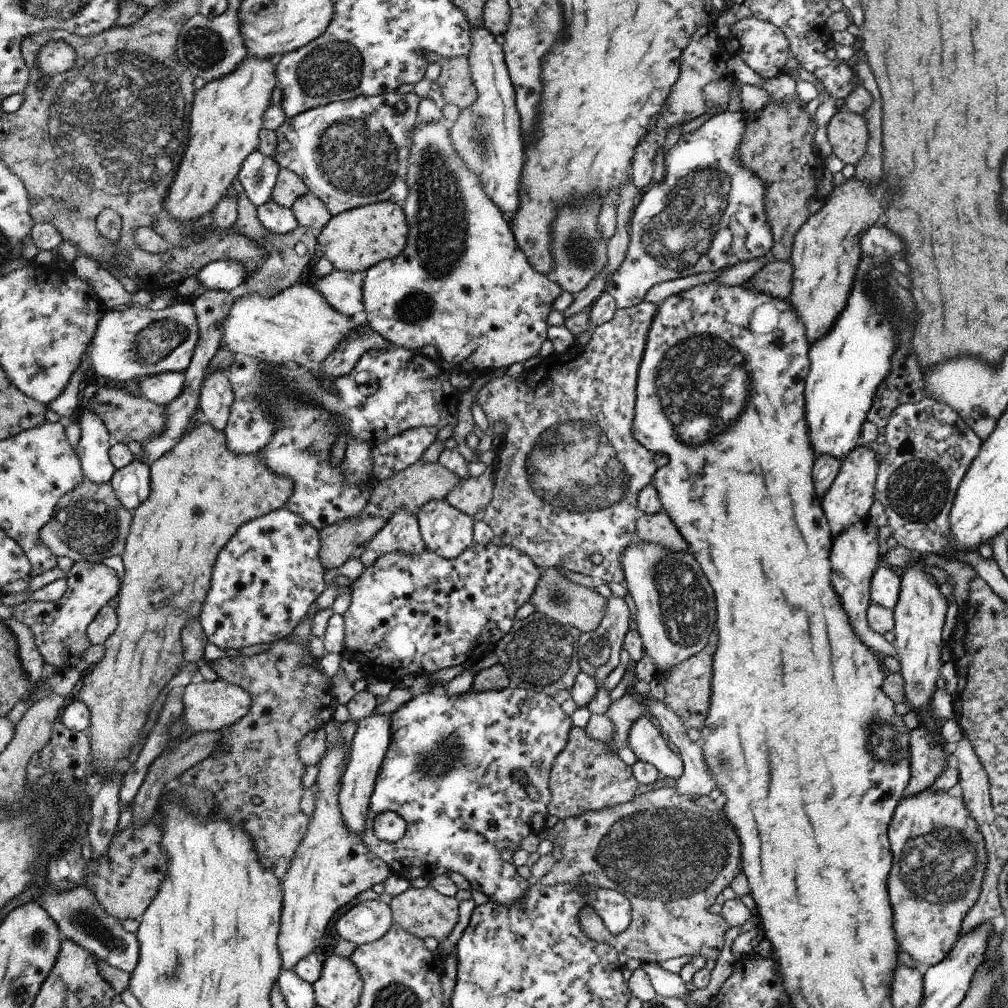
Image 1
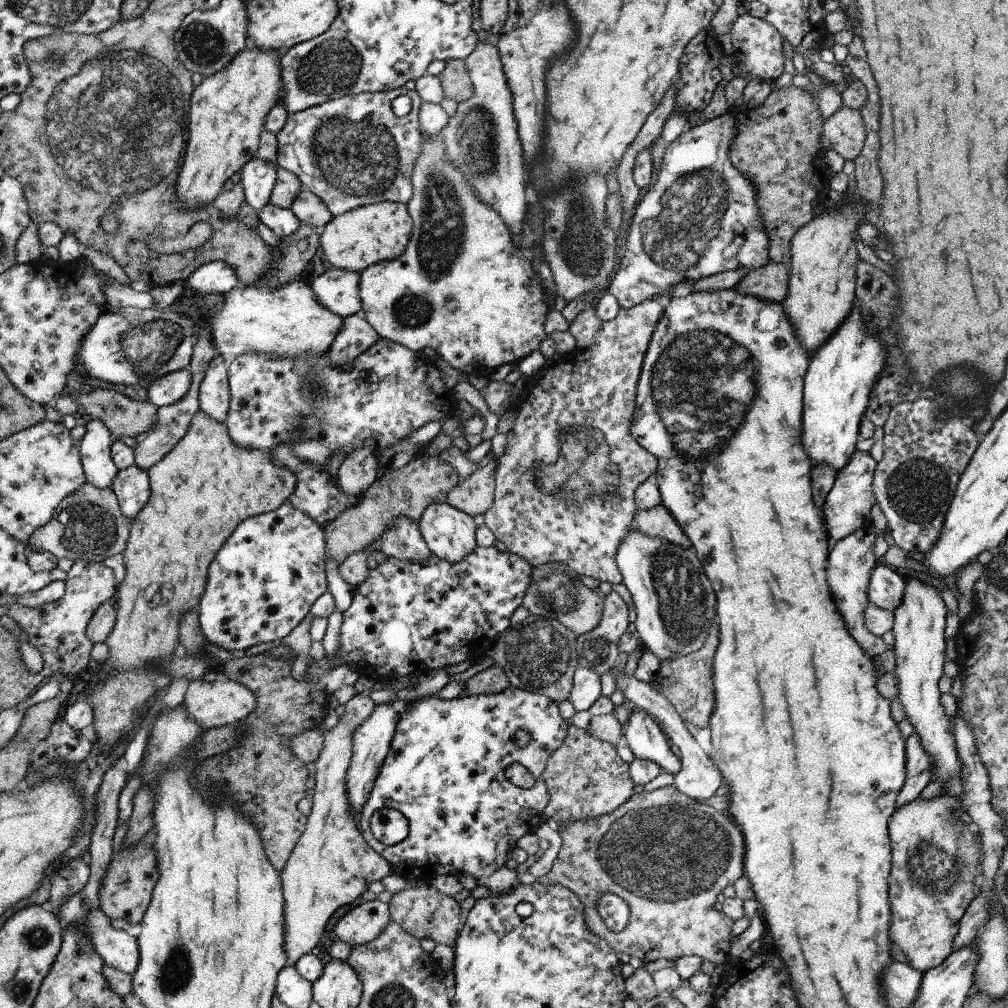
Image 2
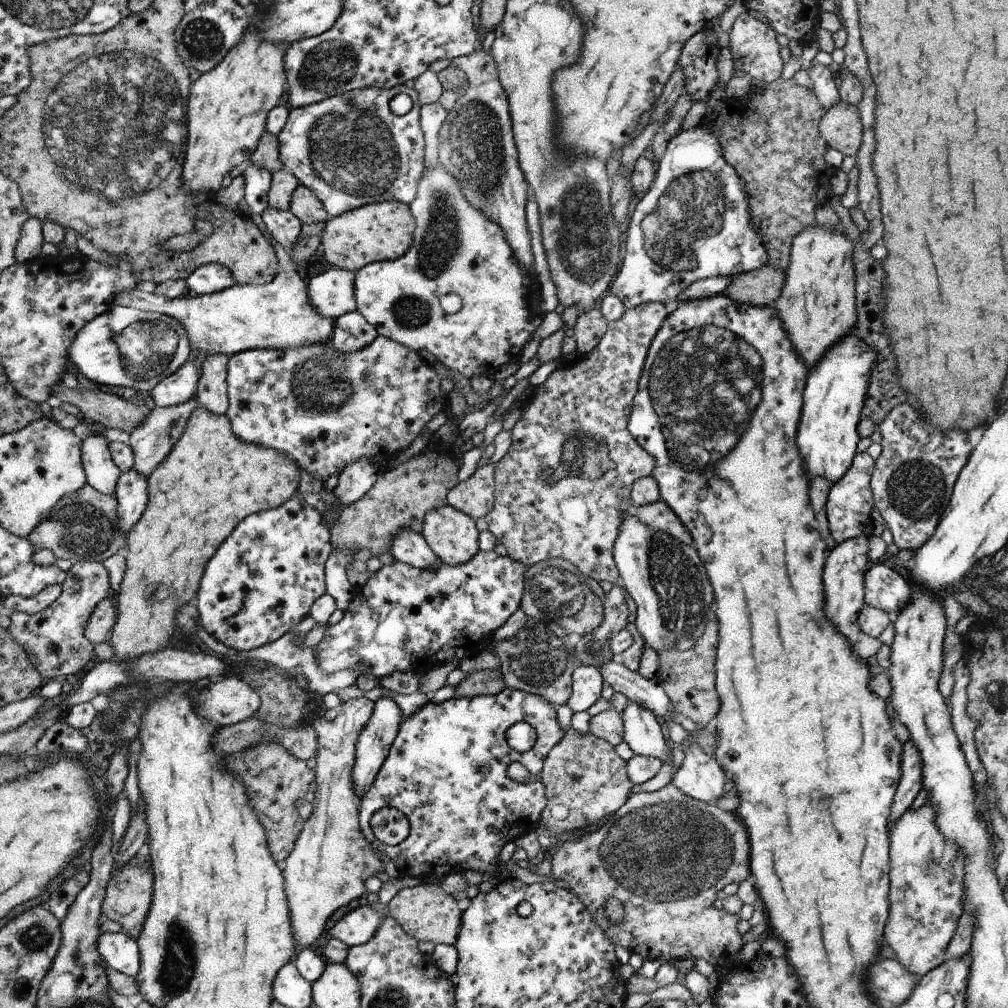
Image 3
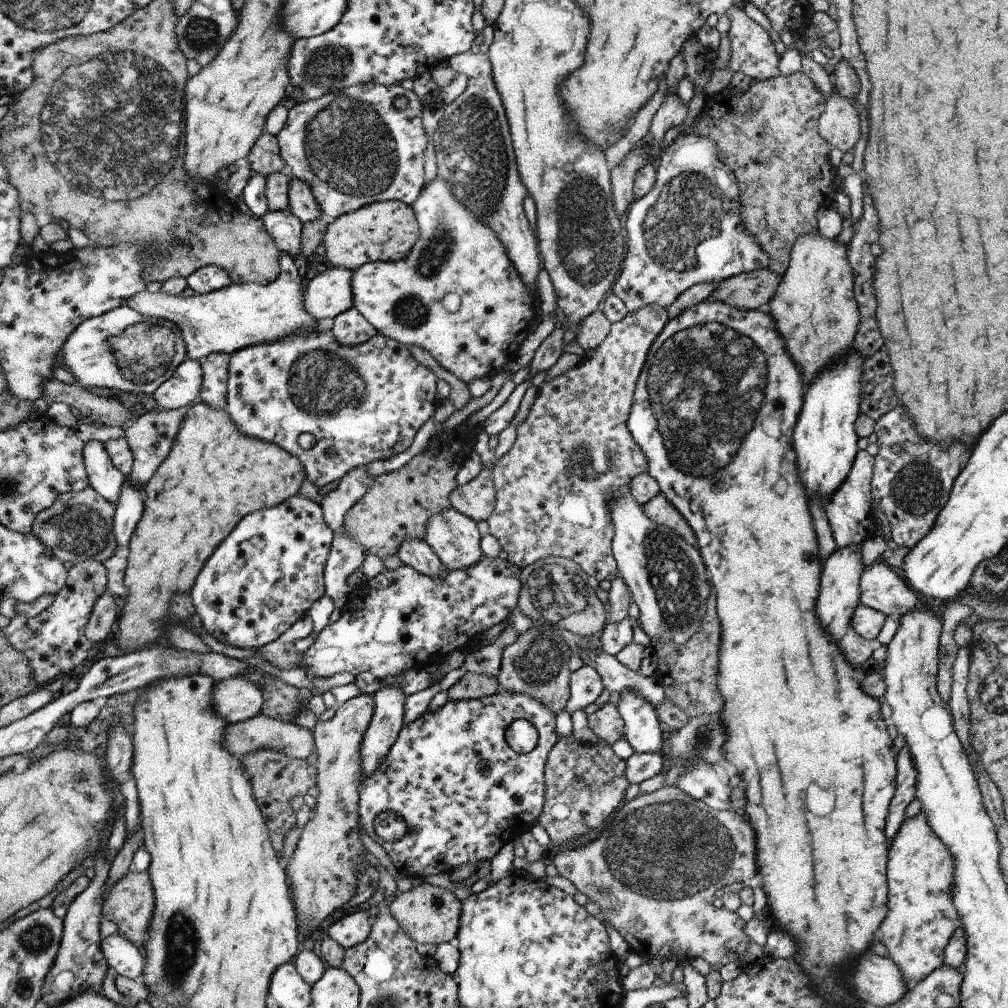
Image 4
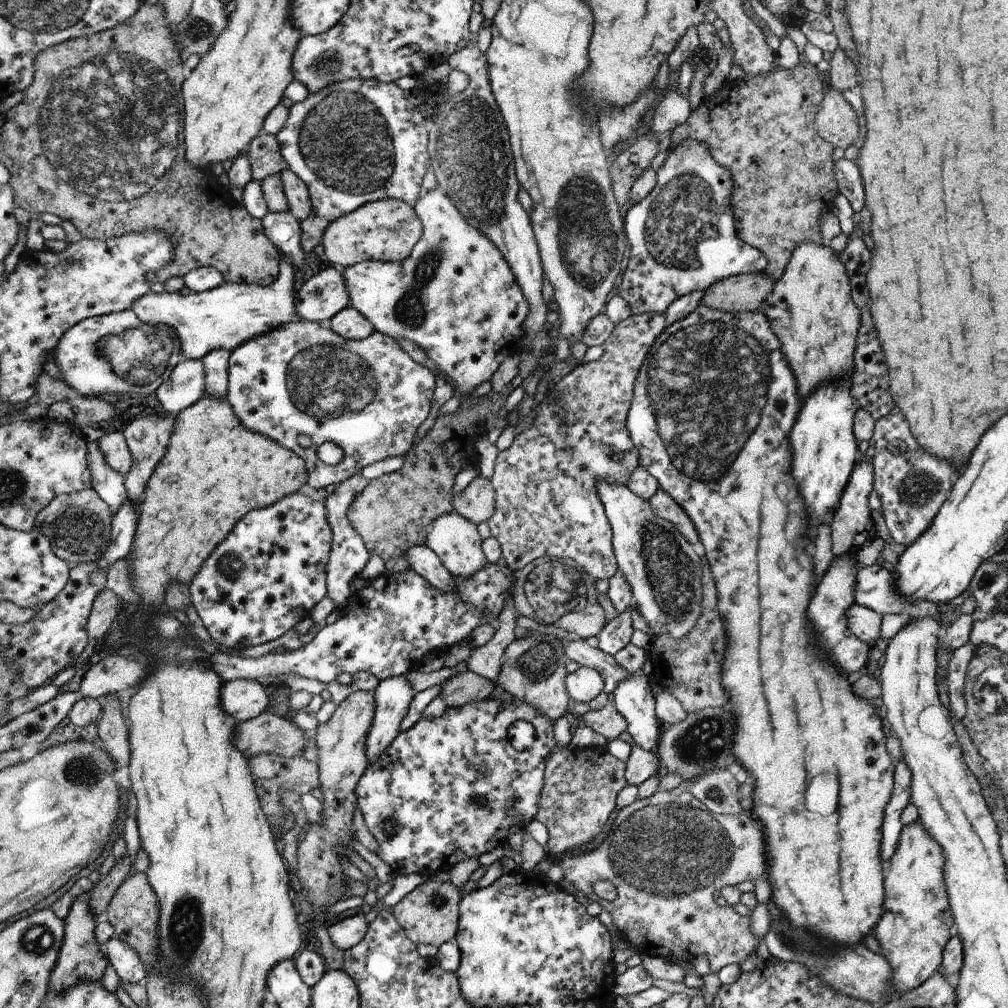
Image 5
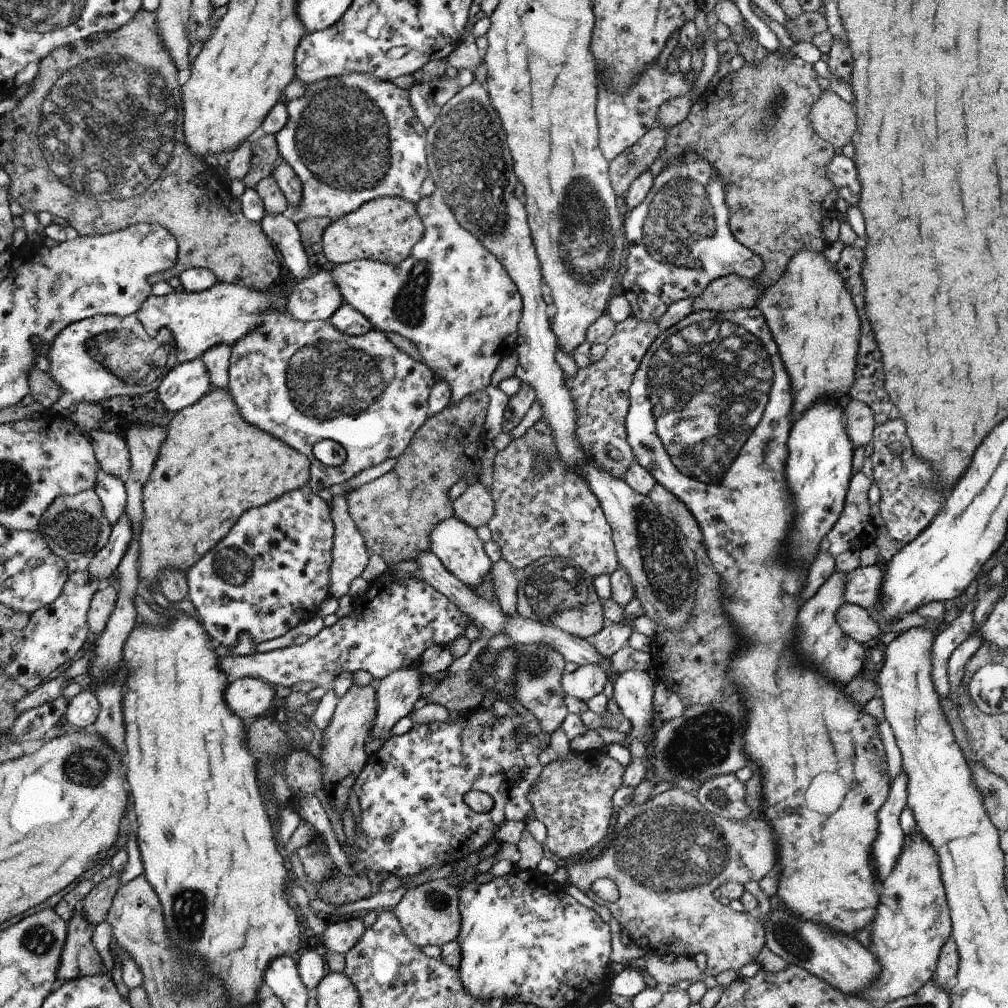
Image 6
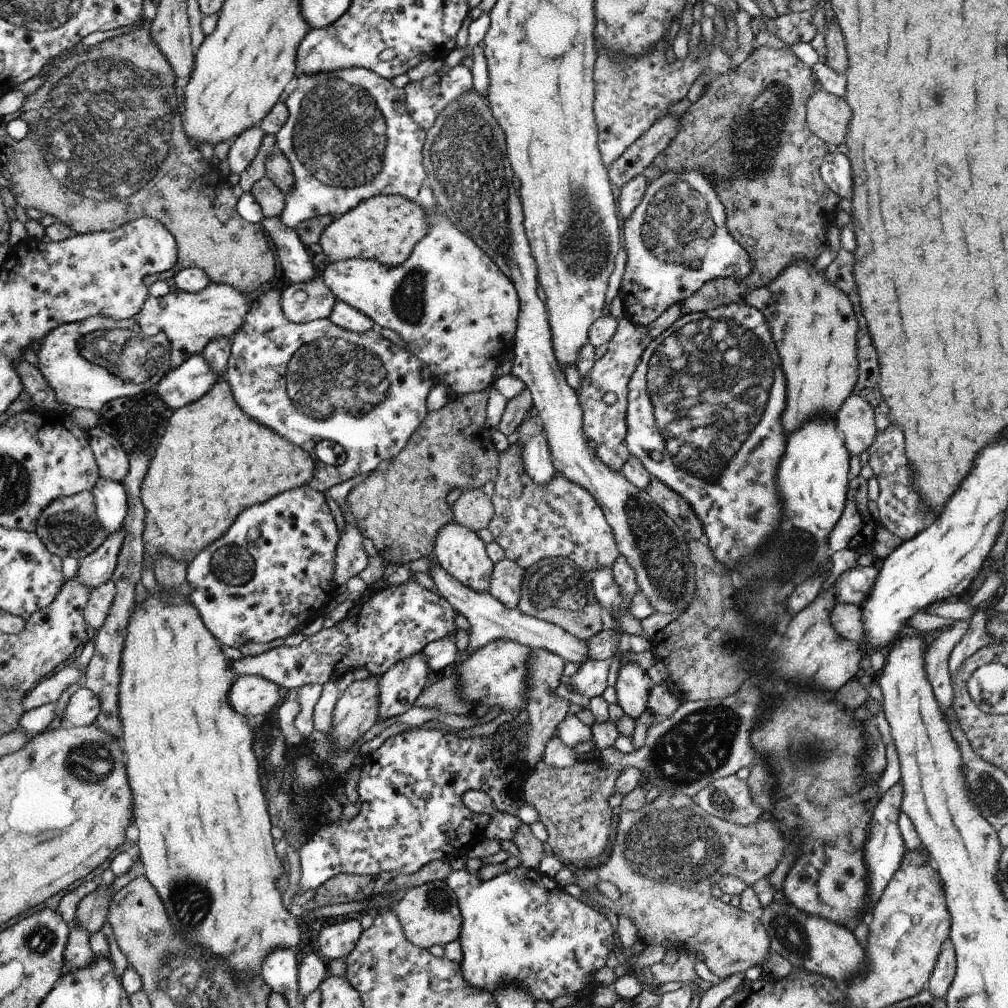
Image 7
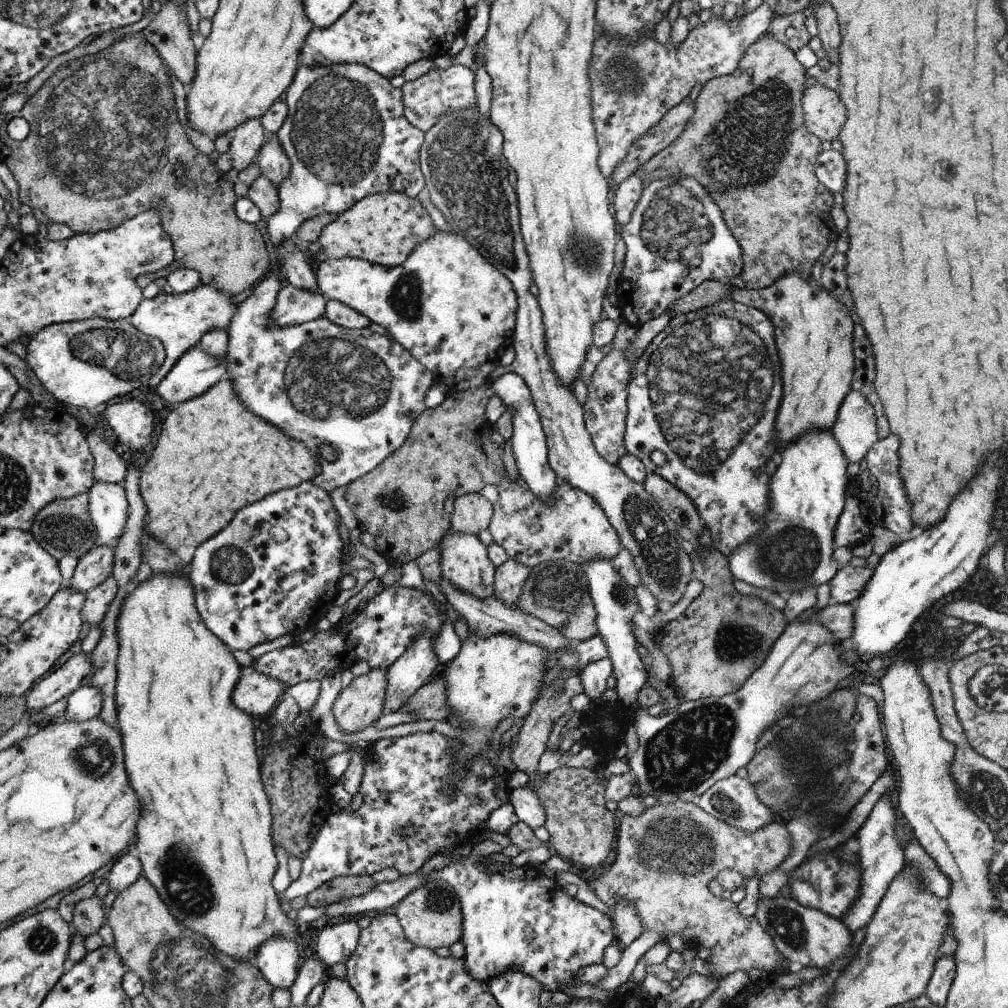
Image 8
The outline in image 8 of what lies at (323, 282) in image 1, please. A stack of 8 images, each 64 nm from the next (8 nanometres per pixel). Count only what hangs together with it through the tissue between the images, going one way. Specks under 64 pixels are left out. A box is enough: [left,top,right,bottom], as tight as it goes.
[269,285,328,327]

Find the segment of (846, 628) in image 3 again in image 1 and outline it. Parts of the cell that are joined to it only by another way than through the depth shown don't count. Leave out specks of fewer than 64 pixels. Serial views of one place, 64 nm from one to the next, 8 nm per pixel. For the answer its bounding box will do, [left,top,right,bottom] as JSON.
[830,518,898,658]

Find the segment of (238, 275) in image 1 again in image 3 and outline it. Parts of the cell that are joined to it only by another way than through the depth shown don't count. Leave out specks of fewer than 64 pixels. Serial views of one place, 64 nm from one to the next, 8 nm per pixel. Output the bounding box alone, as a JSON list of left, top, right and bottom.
[185,263,235,295]

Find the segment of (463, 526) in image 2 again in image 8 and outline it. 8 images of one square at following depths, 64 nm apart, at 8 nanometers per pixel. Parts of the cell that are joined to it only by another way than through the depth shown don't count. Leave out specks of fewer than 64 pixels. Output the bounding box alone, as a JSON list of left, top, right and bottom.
[441,532,495,600]

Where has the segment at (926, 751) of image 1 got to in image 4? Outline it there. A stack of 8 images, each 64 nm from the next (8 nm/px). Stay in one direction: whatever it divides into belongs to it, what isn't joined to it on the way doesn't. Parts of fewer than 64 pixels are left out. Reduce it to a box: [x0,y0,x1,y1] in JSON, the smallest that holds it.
[884,745,916,850]

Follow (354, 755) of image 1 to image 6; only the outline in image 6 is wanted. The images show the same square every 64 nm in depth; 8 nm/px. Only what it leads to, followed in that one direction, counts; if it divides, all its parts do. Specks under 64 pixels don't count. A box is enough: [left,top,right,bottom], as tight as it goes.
[370,662,423,740]

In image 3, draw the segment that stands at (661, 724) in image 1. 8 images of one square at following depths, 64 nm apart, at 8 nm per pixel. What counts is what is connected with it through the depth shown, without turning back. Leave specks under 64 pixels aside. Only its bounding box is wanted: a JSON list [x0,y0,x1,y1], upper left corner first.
[599,660,728,806]

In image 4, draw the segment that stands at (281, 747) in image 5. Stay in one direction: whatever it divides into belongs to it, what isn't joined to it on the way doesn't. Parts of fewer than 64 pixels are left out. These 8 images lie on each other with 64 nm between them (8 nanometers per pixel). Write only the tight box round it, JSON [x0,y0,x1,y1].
[225,713,315,759]

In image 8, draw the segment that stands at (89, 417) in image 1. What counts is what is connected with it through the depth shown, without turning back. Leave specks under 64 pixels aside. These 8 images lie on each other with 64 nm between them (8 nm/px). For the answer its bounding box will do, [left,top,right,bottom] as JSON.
[87,481,129,549]

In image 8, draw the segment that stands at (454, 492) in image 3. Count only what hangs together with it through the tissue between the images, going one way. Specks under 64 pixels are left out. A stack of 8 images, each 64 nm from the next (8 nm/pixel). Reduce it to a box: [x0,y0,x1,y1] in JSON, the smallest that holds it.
[450,493,493,536]

